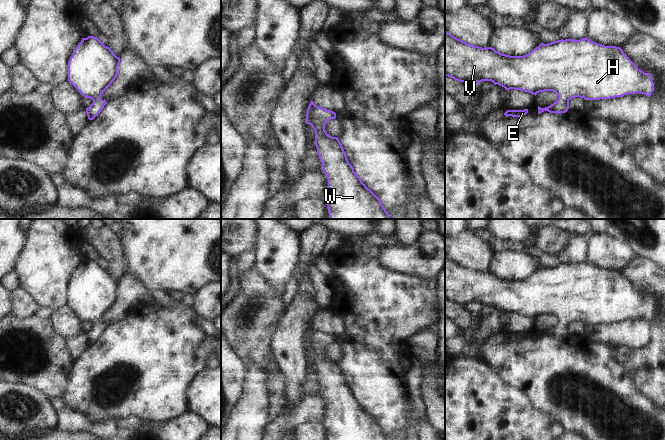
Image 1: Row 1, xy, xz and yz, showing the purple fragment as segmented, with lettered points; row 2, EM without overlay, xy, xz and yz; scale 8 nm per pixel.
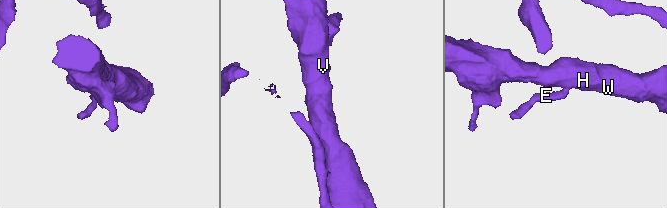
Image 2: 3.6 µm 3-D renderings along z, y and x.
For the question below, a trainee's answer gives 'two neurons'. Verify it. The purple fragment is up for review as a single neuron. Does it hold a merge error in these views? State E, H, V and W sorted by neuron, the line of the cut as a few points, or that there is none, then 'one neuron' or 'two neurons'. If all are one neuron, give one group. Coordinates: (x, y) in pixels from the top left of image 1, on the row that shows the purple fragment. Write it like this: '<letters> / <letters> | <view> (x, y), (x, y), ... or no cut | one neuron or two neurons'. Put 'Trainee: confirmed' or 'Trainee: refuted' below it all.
E H V W | no cut | one neuron
Trainee: refuted

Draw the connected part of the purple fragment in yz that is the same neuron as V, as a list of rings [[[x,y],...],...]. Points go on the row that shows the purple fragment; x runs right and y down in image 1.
[[[445,30],[445,76],[473,85],[491,81],[505,90],[522,90],[535,96],[539,92],[555,92],[558,100],[545,108],[538,106],[538,114],[544,111],[565,113],[569,109],[569,100],[575,97],[600,100],[636,93],[650,97],[654,91],[652,75],[640,70],[620,47],[604,46],[587,37],[541,43],[524,56],[510,56],[492,47],[468,44]]]

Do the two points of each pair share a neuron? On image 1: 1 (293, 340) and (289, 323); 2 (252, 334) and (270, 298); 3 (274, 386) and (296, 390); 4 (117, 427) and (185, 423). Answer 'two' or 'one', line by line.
1: one
2: one
3: two
4: one

